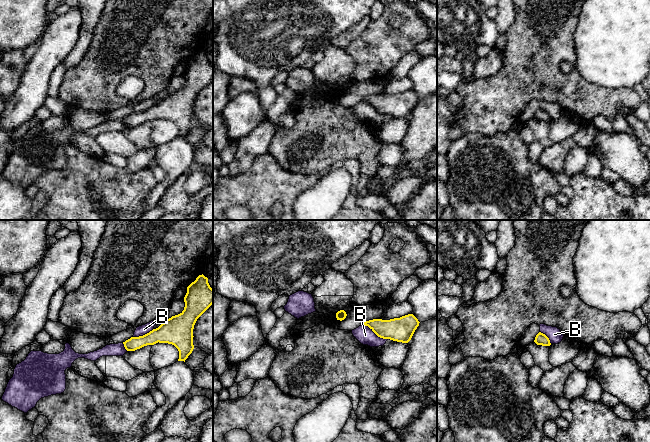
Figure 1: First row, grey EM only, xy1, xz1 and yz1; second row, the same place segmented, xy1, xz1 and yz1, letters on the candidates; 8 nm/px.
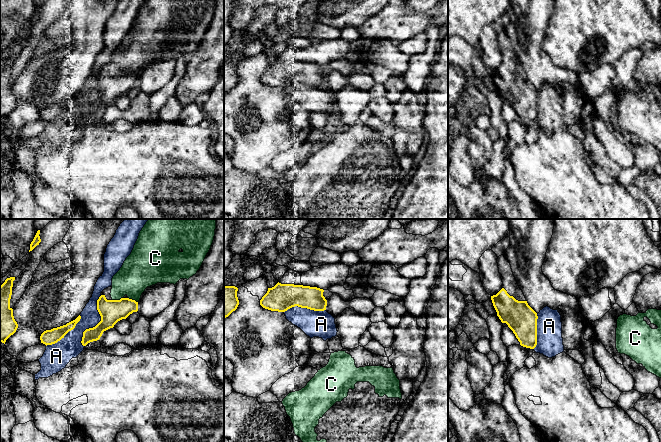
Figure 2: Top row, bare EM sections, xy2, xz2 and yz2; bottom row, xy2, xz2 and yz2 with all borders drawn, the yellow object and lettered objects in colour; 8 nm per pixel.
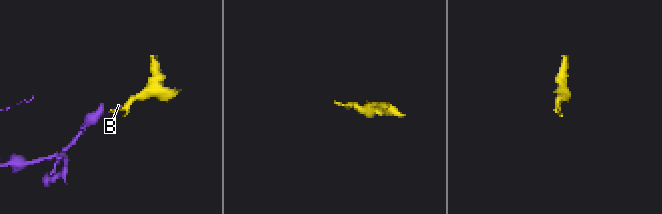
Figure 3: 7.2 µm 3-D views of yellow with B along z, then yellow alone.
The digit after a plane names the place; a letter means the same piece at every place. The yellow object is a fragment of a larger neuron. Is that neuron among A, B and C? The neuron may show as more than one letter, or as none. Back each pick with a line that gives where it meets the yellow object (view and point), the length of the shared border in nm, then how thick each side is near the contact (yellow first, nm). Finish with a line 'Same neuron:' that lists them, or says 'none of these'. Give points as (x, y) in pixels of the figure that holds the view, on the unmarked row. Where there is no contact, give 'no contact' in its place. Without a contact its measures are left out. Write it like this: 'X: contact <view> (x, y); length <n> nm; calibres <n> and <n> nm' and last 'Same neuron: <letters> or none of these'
C: contact xy2 (117, 76); length 90 nm; calibres 190 and 260 nm
Same neuron: C

